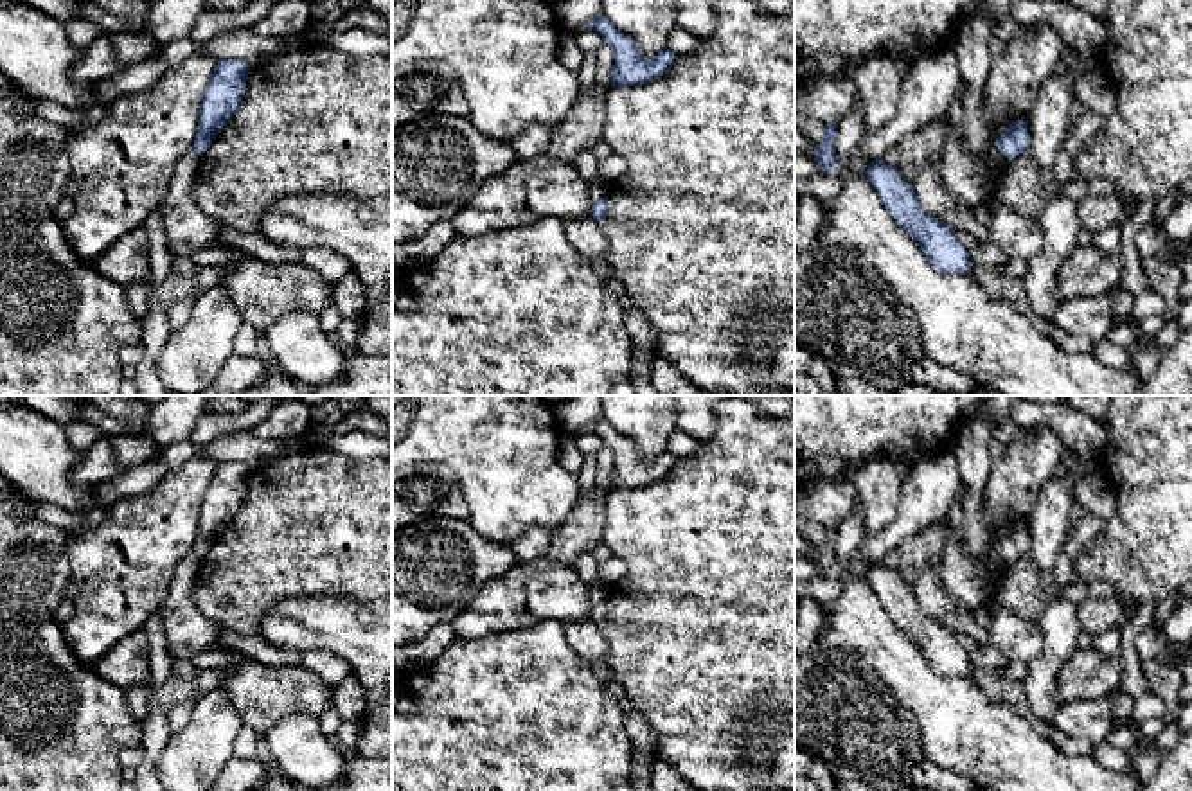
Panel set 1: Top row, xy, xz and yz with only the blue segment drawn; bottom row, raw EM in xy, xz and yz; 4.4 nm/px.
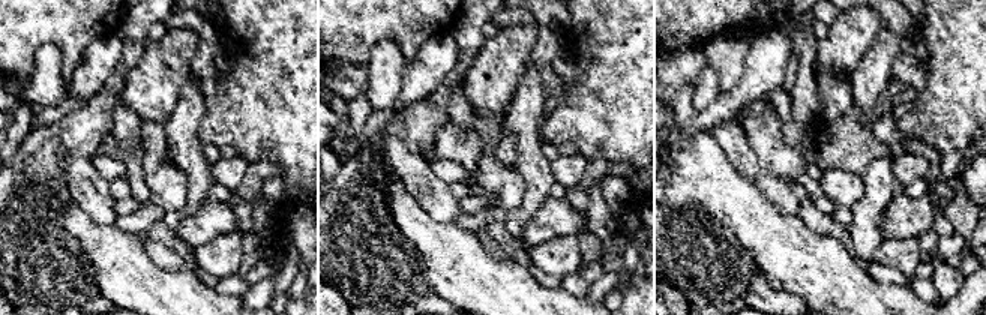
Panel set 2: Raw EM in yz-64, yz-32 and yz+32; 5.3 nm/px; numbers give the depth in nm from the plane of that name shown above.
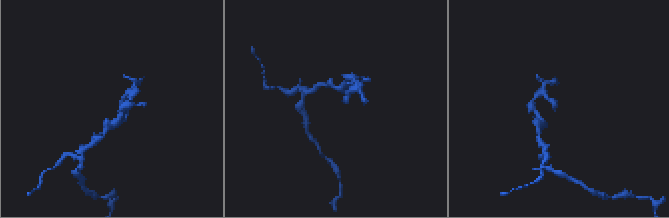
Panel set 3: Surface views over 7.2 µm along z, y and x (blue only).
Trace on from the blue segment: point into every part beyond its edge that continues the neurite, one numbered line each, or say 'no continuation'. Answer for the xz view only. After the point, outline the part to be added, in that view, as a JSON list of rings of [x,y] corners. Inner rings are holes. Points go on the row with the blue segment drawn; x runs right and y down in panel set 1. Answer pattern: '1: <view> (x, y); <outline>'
1: xz (597, 191); [[[597,180],[590,183],[592,203],[602,200],[606,196],[606,187],[602,187]]]

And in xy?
1: xy (187, 229); [[[191,149],[176,164],[169,189],[156,207],[174,259],[191,257],[221,241],[223,223],[201,212],[192,201],[194,165],[200,158],[201,155]]]

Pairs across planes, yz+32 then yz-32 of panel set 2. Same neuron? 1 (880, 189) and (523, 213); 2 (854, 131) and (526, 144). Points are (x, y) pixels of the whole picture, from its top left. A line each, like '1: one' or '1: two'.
1: one
2: two

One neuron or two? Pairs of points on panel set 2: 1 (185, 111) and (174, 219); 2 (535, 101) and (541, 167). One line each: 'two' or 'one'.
1: one
2: one

